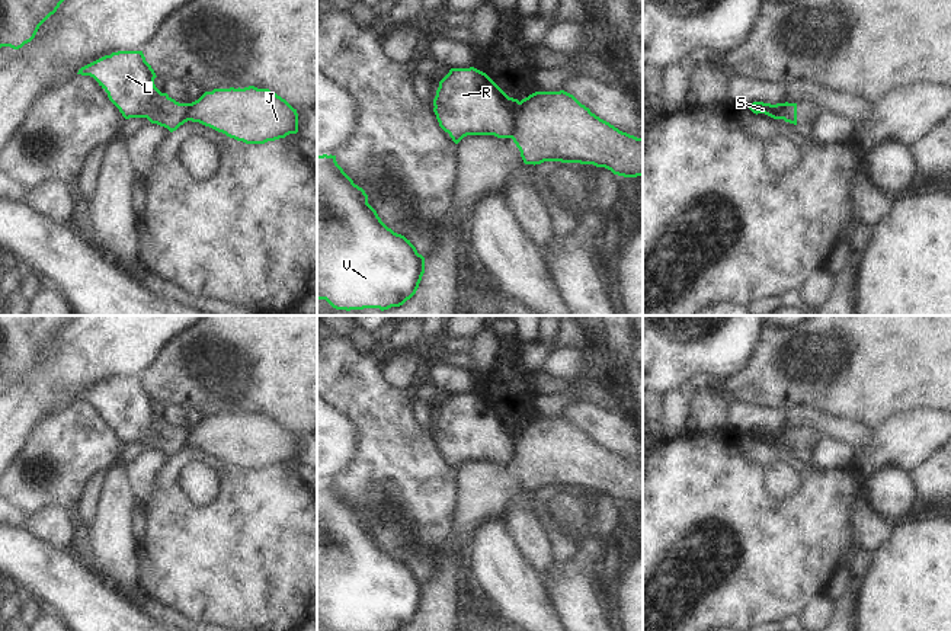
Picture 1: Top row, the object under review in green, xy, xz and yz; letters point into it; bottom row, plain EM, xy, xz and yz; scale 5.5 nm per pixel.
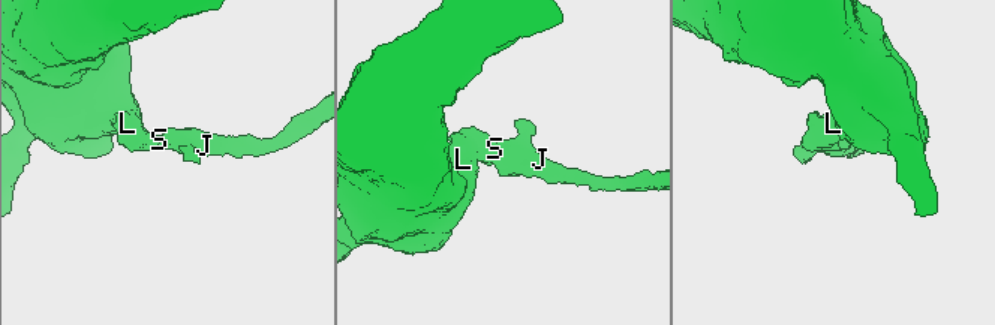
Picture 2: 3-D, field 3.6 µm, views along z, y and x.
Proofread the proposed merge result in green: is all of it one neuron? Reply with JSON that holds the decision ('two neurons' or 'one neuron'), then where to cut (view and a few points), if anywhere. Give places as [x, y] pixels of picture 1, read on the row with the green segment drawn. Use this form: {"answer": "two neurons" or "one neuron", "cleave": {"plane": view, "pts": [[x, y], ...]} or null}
{"answer": "two neurons", "cleave": {"plane": "xz", "pts": [[521, 102], [518, 106], [516, 130], [511, 137]]}}

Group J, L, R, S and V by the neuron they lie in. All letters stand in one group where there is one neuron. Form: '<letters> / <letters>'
J / L R S V

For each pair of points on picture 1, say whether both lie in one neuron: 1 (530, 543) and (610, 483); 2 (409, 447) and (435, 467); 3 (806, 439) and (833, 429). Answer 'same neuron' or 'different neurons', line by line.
1: different neurons
2: same neuron
3: different neurons

